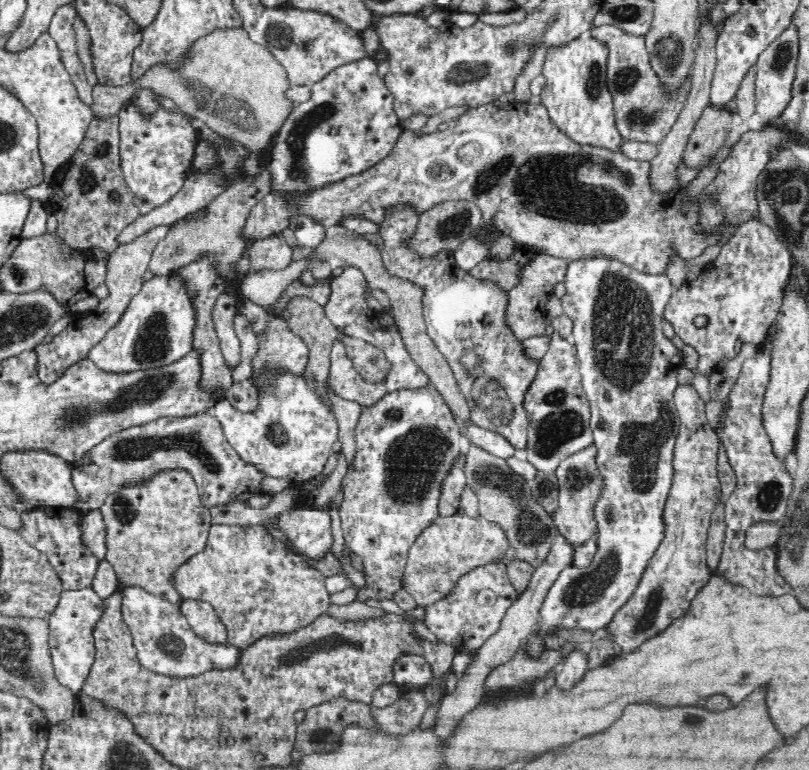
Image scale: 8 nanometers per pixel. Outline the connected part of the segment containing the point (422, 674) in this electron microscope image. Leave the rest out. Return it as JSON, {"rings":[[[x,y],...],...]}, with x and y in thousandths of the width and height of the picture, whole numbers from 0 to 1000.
{"rings":[[[497,848],[496,853],[486,860],[486,879],[486,887],[494,899],[517,894],[529,888],[530,865],[524,853],[512,848]]]}

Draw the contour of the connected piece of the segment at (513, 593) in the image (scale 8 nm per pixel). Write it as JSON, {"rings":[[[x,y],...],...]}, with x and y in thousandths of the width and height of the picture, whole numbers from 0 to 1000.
{"rings":[[[616,729],[588,736],[562,756],[560,765],[546,779],[527,788],[523,808],[546,834],[560,835],[564,844],[593,842],[602,829],[621,814],[624,795],[638,782],[642,769],[627,747],[625,730]]]}

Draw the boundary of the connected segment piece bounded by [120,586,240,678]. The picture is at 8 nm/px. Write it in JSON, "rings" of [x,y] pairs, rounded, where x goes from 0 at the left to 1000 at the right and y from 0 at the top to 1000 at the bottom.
{"rings":[[[156,761],[148,770],[152,805],[163,822],[169,853],[178,868],[206,879],[230,881],[294,862],[297,843],[282,834],[268,838],[246,827],[220,784],[210,783],[203,774],[190,771],[176,761]]]}

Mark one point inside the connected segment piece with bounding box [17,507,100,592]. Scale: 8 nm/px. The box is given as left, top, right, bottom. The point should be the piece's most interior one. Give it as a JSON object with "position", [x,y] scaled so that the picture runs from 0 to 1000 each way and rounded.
{"position":[69,691]}

